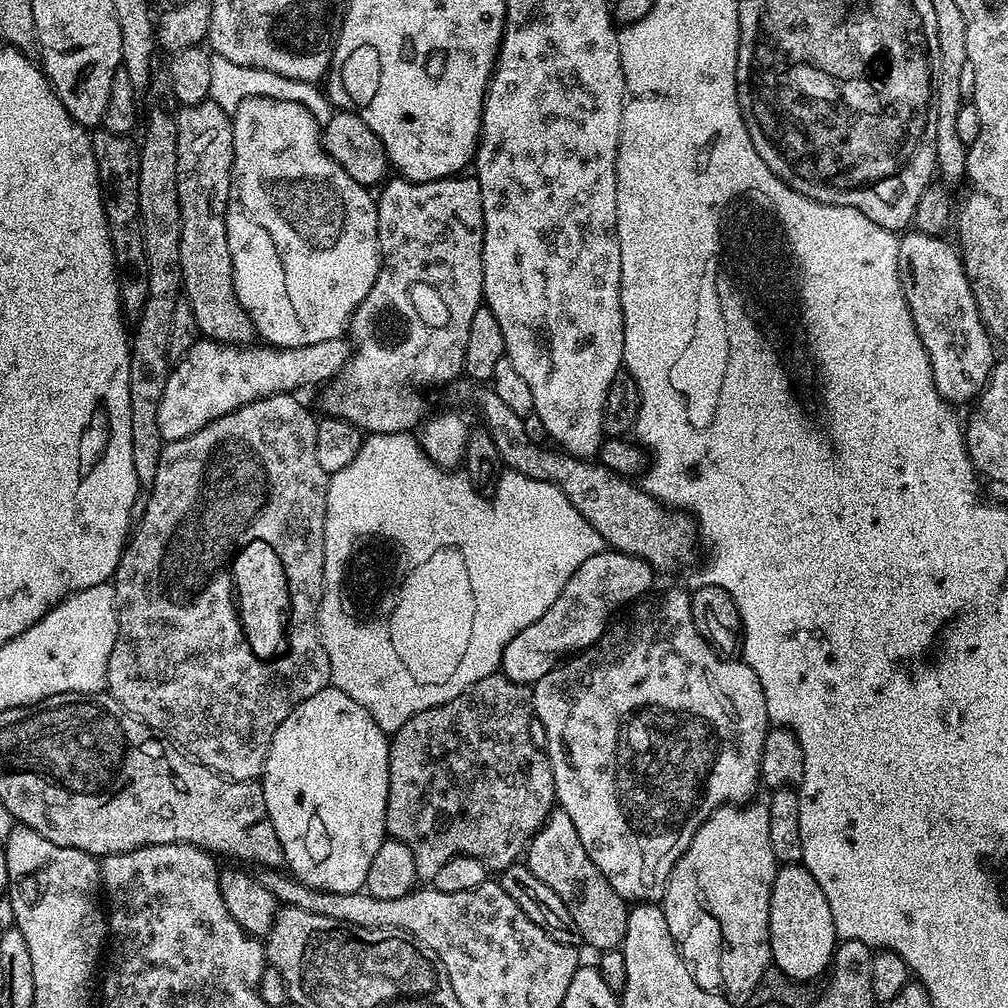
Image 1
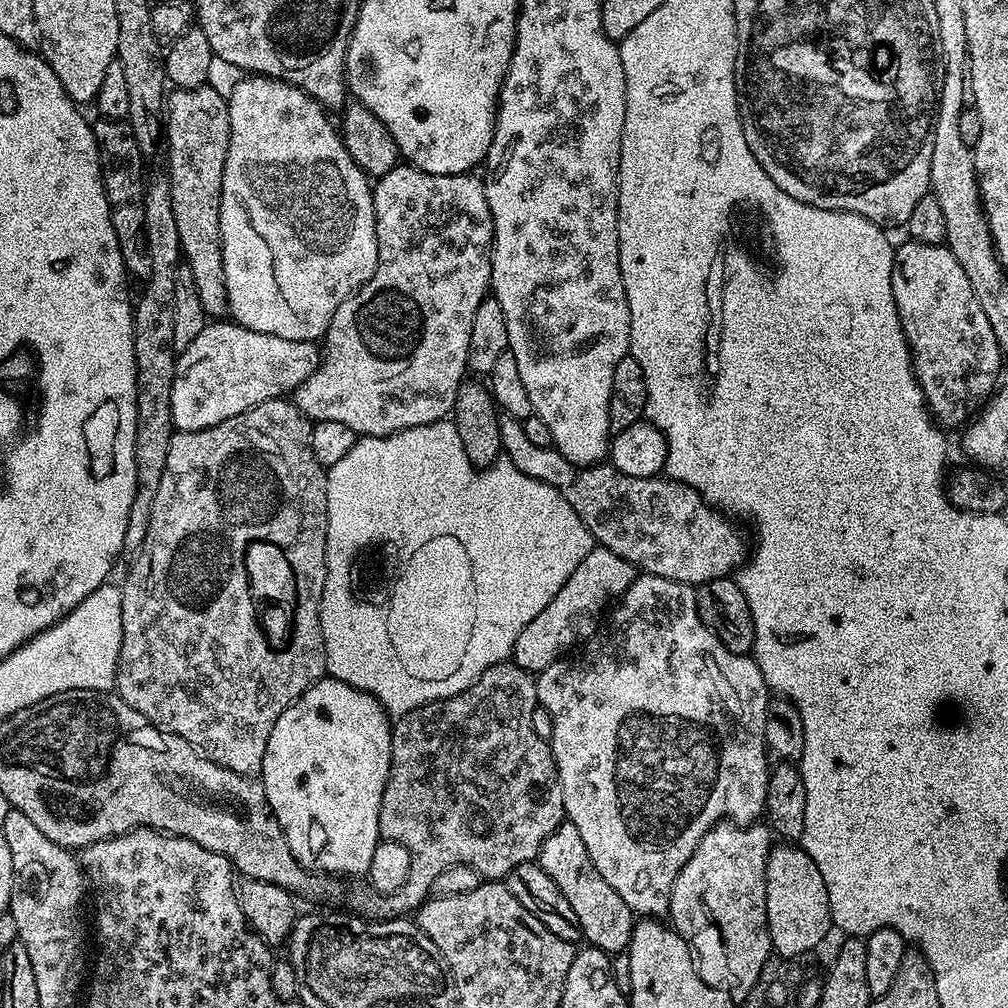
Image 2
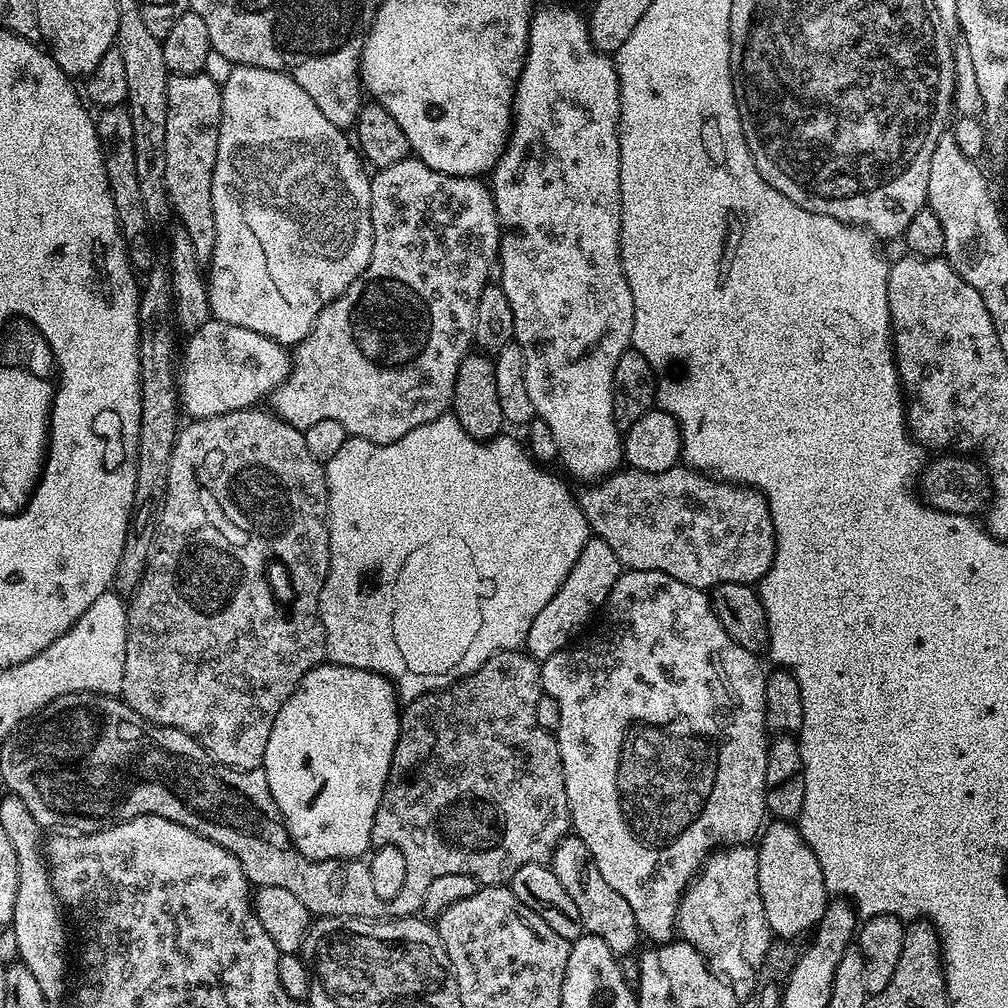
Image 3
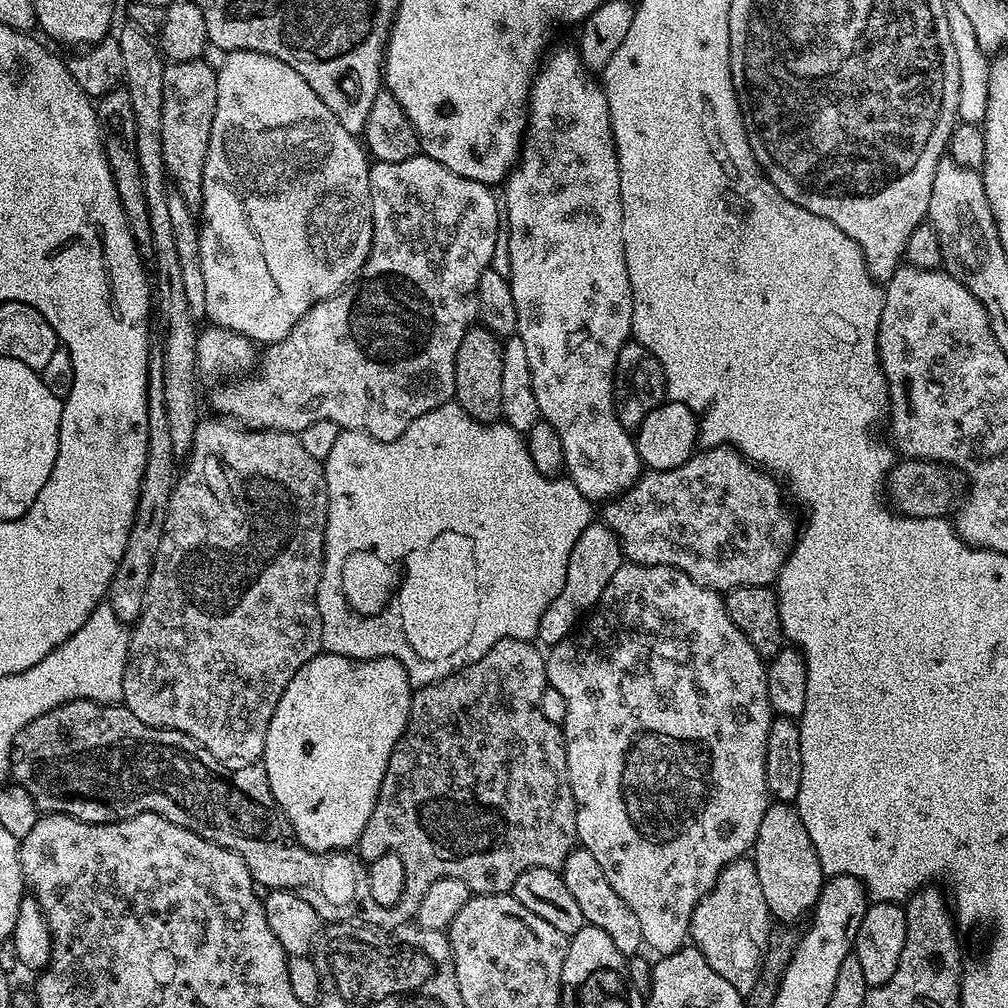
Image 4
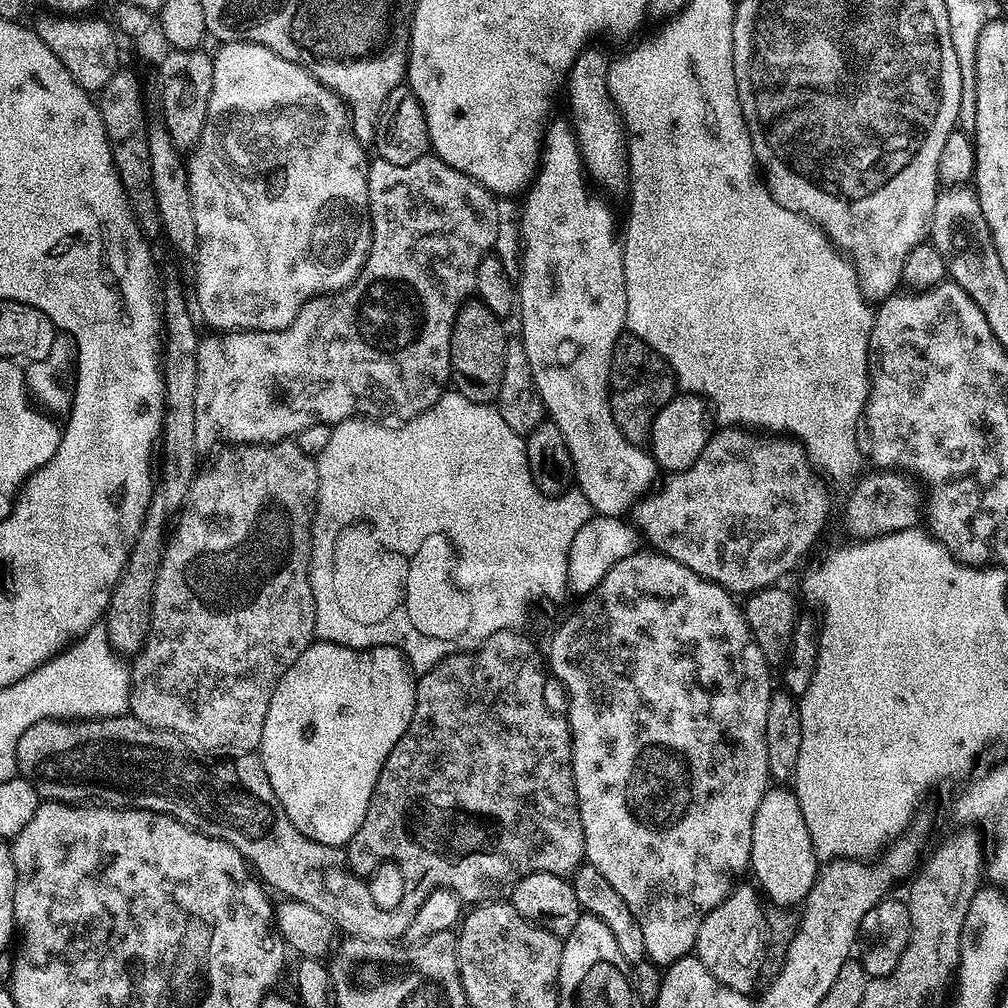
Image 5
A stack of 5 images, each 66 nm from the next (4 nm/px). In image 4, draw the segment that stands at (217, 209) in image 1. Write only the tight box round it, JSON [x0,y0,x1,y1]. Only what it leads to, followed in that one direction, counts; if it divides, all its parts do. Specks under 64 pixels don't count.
[162,59,217,208]

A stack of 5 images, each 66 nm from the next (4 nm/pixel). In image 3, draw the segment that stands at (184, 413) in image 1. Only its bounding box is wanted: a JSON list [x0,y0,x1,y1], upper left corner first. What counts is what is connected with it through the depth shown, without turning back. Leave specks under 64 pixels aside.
[178,320,292,420]

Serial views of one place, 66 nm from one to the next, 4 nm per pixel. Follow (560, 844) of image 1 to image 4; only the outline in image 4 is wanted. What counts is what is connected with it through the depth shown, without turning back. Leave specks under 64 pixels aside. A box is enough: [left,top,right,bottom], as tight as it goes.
[562,846,645,958]

